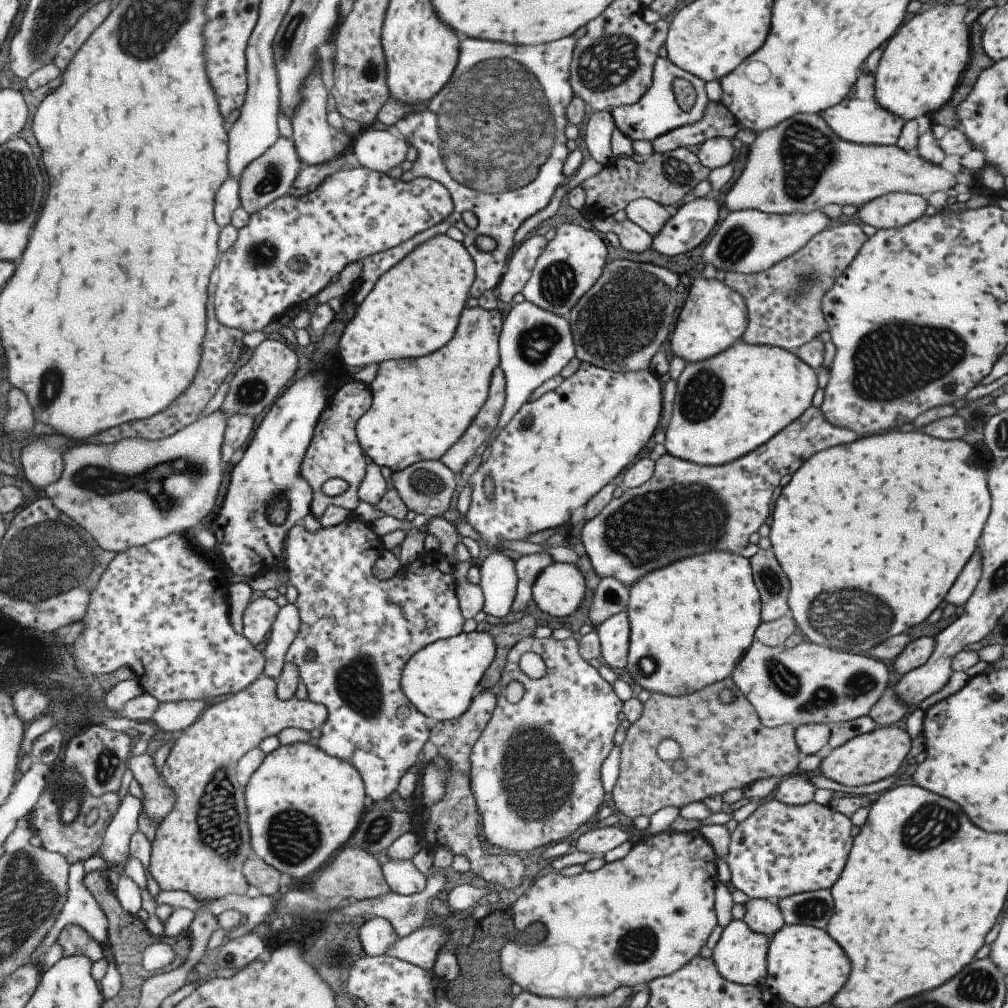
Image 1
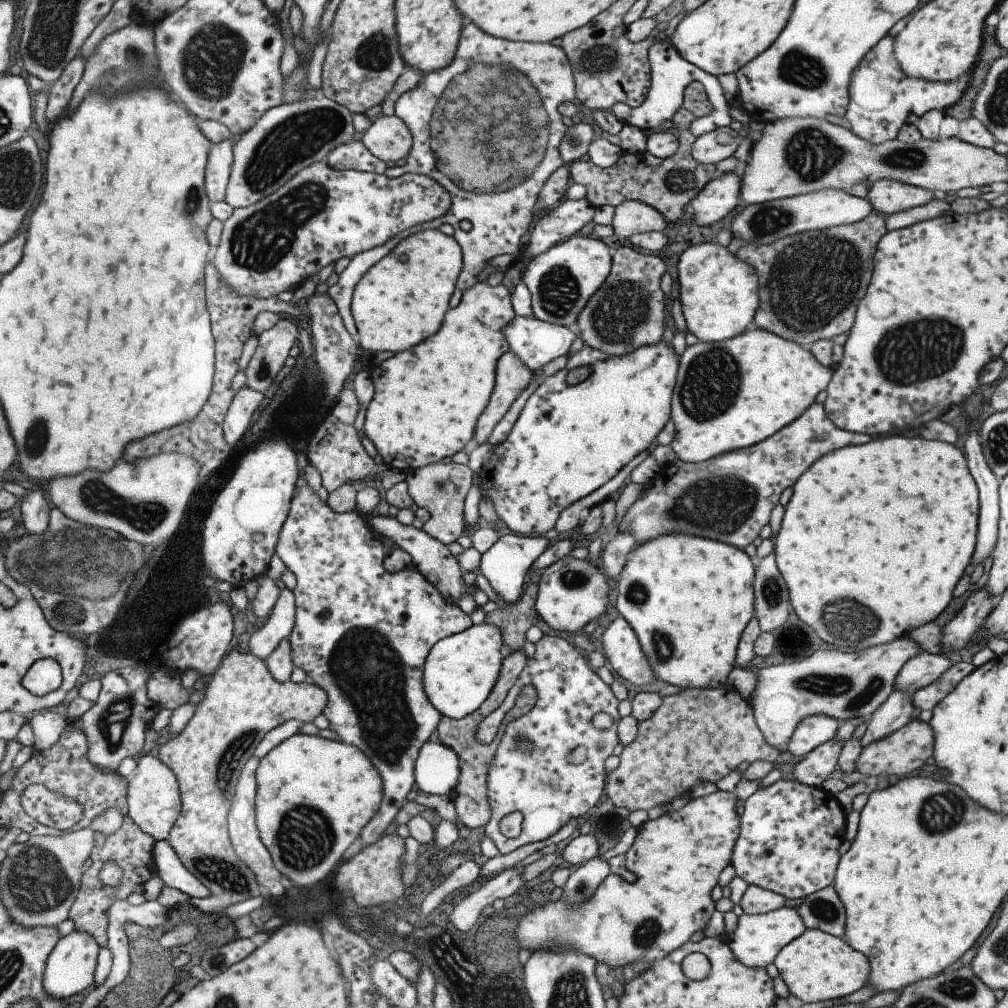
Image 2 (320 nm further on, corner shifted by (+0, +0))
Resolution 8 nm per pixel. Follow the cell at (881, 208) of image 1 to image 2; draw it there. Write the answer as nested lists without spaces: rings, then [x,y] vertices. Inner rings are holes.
[[[887,179],[871,184],[866,196],[872,211],[883,216],[923,206],[932,199],[934,195],[929,190]]]

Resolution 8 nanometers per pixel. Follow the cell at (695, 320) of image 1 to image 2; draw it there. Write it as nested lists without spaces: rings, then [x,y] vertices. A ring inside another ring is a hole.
[[[719,244],[687,248],[677,262],[679,303],[687,332],[703,343],[718,343],[752,327],[757,302],[757,274]]]

